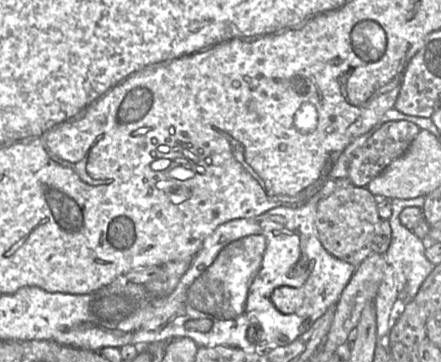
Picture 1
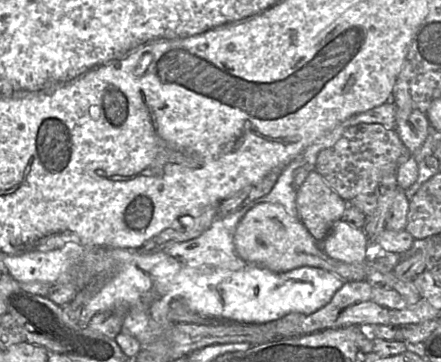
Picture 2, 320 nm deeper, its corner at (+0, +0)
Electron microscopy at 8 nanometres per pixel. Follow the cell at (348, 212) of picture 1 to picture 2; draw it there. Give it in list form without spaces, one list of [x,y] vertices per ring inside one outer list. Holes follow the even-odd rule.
[[[317,170],[307,175],[296,195],[298,218],[318,243],[326,238],[333,224],[342,219],[348,205]]]

